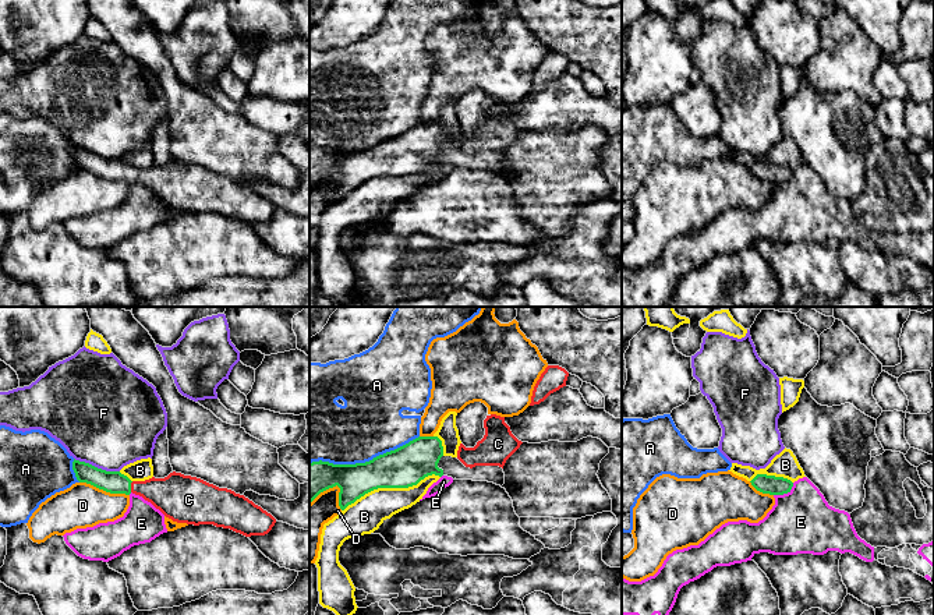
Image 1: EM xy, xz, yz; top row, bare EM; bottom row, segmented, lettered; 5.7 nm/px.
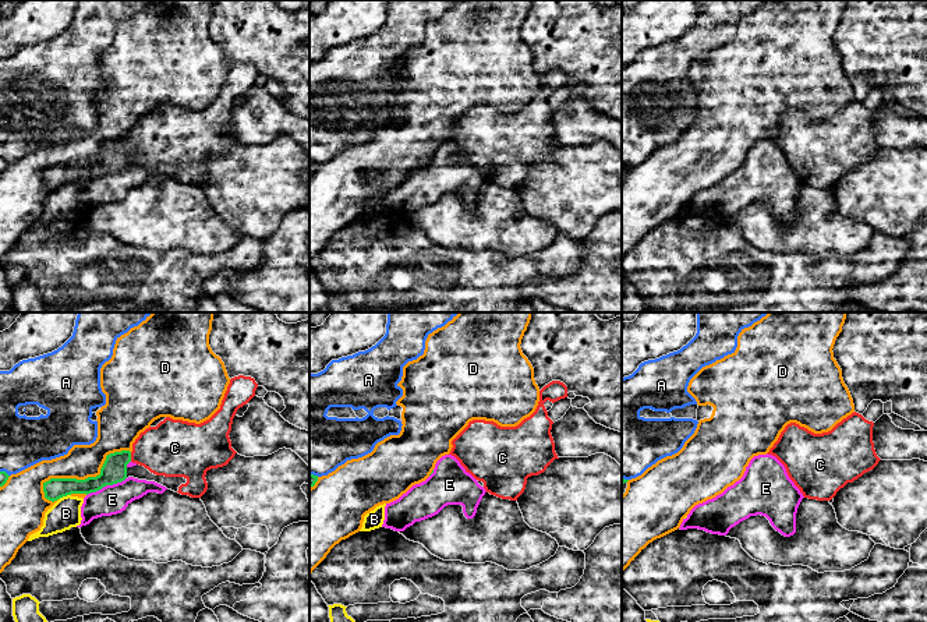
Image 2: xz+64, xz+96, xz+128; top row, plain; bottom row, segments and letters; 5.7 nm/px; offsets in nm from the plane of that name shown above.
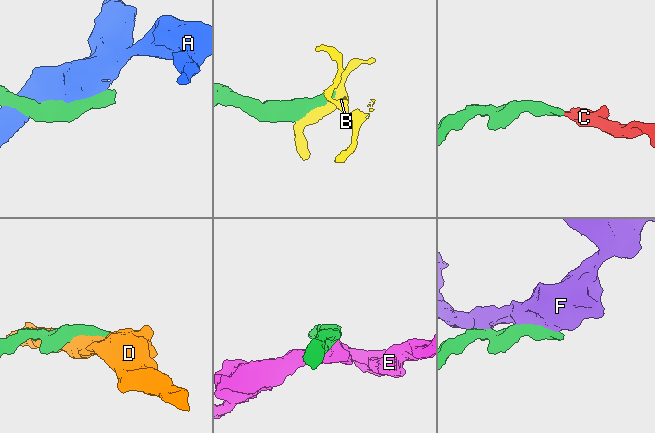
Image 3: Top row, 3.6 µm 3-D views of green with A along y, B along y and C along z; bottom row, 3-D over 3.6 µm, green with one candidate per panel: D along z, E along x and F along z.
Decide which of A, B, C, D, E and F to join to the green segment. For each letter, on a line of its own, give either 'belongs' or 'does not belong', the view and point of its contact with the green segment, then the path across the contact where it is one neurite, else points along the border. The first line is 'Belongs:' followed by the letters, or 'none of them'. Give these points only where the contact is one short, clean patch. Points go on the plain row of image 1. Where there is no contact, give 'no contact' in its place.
Belongs: C
A: does not belong; meets green in xz at (365, 149)
B: does not belong; meets green in xz at (391, 175)
C: belongs; meets green in xy at (130, 175); runs through xy (110, 169), (130, 175), (155, 177), (172, 183)
D: does not belong; meets green in xy at (105, 177)
E: does not belong; meets green in yz at (785, 180); border along yz (793, 170), (786, 180), (774, 183)
F: does not belong; meets green in xy at (96, 155)

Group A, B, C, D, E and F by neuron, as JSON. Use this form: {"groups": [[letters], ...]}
{"groups": [["A"], ["B"], ["C"], ["D"], ["E"], ["F"]]}

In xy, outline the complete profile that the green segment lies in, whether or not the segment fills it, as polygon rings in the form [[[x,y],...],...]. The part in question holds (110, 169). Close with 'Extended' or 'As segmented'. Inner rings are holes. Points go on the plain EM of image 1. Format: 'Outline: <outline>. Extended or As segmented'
Outline: [[[75,146],[72,158],[79,170],[110,181],[139,183],[177,211],[213,212],[245,225],[265,223],[276,211],[270,201],[244,183],[181,160],[131,169],[120,159],[106,159]]]. Extended

